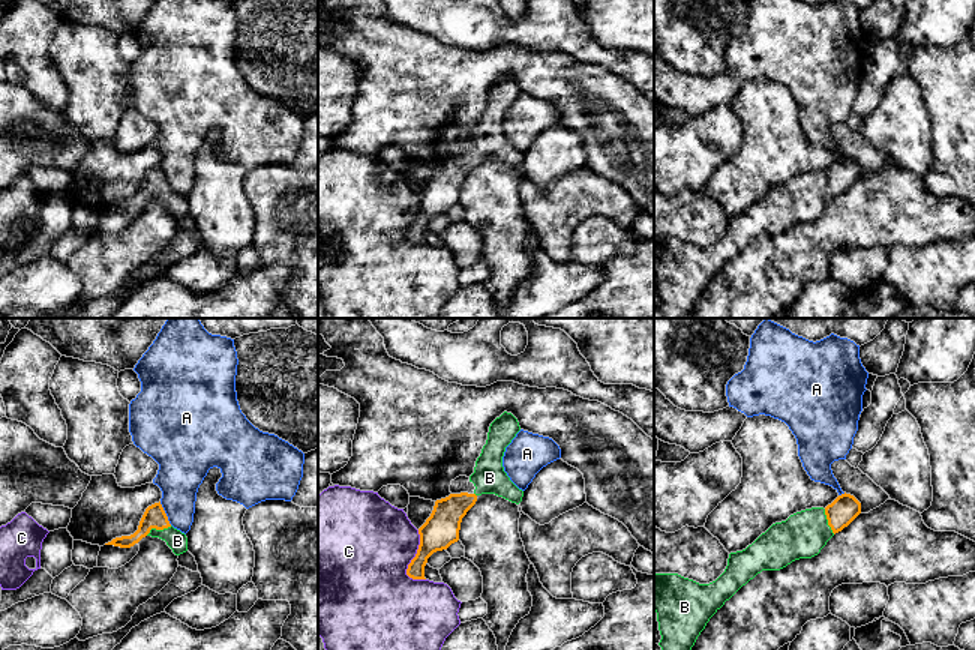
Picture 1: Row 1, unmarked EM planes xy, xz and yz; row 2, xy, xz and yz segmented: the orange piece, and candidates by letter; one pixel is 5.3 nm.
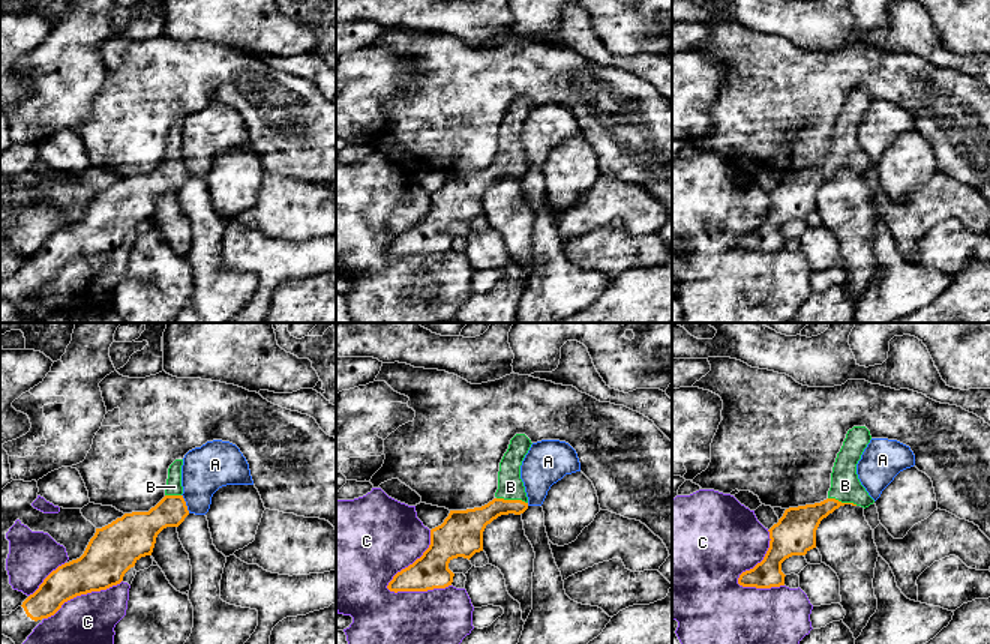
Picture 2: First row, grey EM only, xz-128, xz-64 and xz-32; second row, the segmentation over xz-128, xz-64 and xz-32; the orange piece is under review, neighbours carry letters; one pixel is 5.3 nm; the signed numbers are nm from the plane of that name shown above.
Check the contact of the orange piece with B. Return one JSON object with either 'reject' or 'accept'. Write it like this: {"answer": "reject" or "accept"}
{"answer": "accept"}

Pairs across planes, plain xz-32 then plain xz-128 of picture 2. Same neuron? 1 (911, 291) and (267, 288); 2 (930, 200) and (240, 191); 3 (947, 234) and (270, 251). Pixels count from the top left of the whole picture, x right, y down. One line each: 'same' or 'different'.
1: different
2: different
3: same

